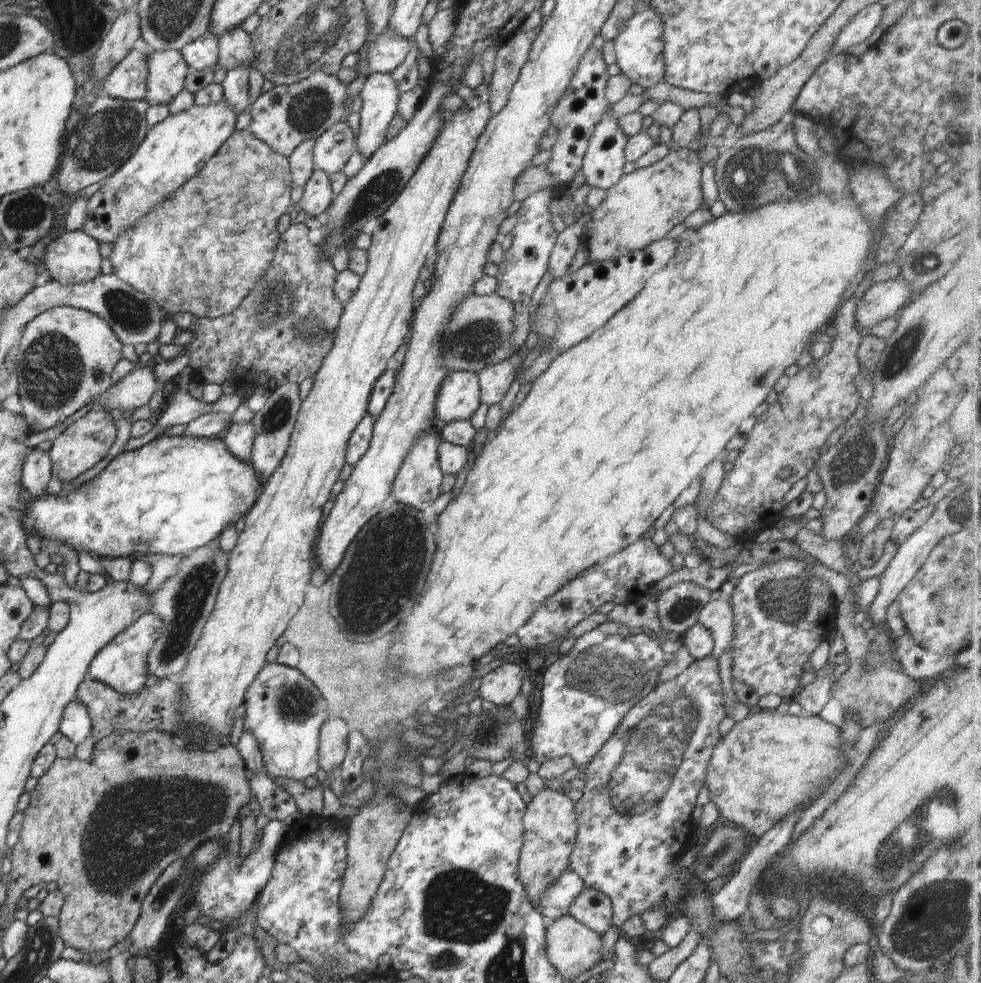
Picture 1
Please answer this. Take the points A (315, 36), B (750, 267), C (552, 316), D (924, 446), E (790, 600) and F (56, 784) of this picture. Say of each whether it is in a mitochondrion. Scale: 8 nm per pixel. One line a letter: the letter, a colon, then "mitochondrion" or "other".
A: mitochondrion
B: other
C: mitochondrion
D: mitochondrion
E: mitochondrion
F: other

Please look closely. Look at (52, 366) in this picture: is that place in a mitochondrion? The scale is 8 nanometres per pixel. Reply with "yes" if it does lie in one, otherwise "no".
yes

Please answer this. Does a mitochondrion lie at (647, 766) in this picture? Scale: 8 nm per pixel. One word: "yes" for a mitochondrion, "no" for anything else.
yes

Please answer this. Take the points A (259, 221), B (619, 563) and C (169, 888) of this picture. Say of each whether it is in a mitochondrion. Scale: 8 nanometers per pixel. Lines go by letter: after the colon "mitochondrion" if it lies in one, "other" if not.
A: other
B: other
C: mitochondrion

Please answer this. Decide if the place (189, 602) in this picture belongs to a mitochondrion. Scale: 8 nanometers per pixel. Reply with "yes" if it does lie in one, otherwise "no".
yes

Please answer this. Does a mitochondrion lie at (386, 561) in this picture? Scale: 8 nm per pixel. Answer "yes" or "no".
yes

